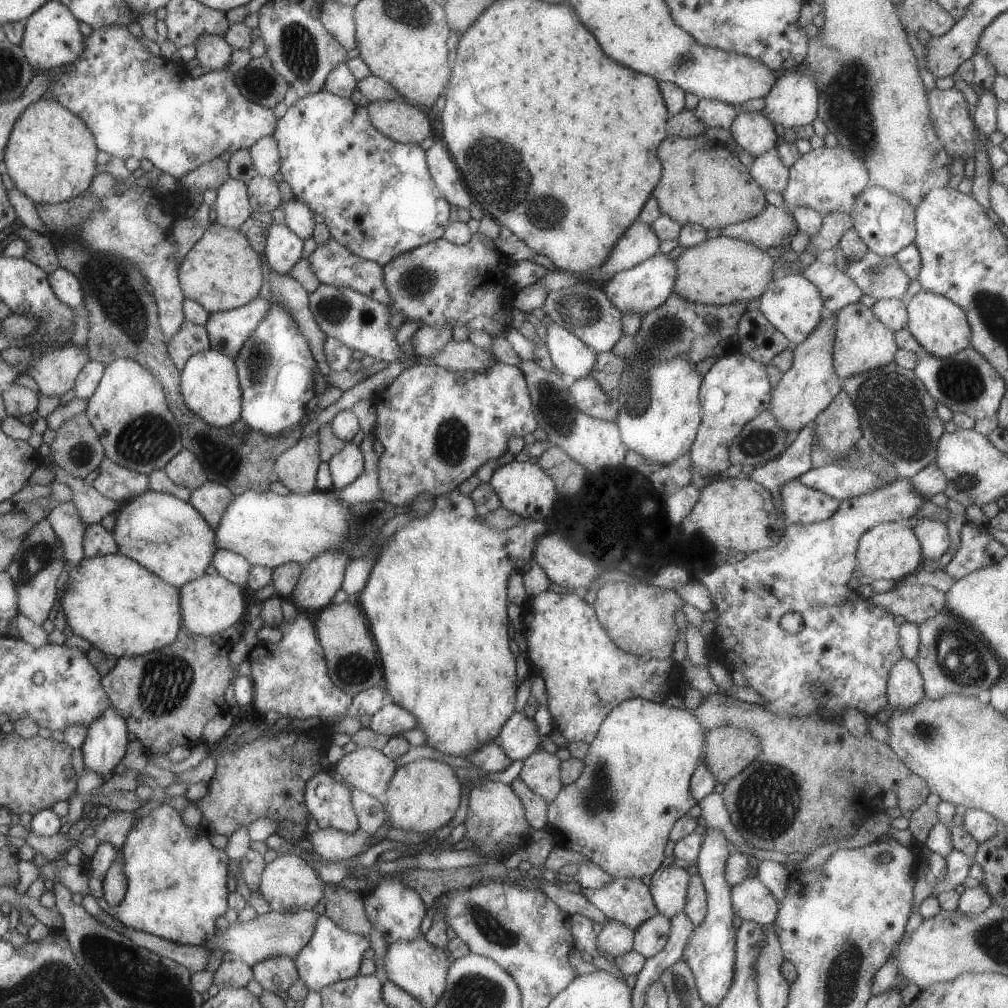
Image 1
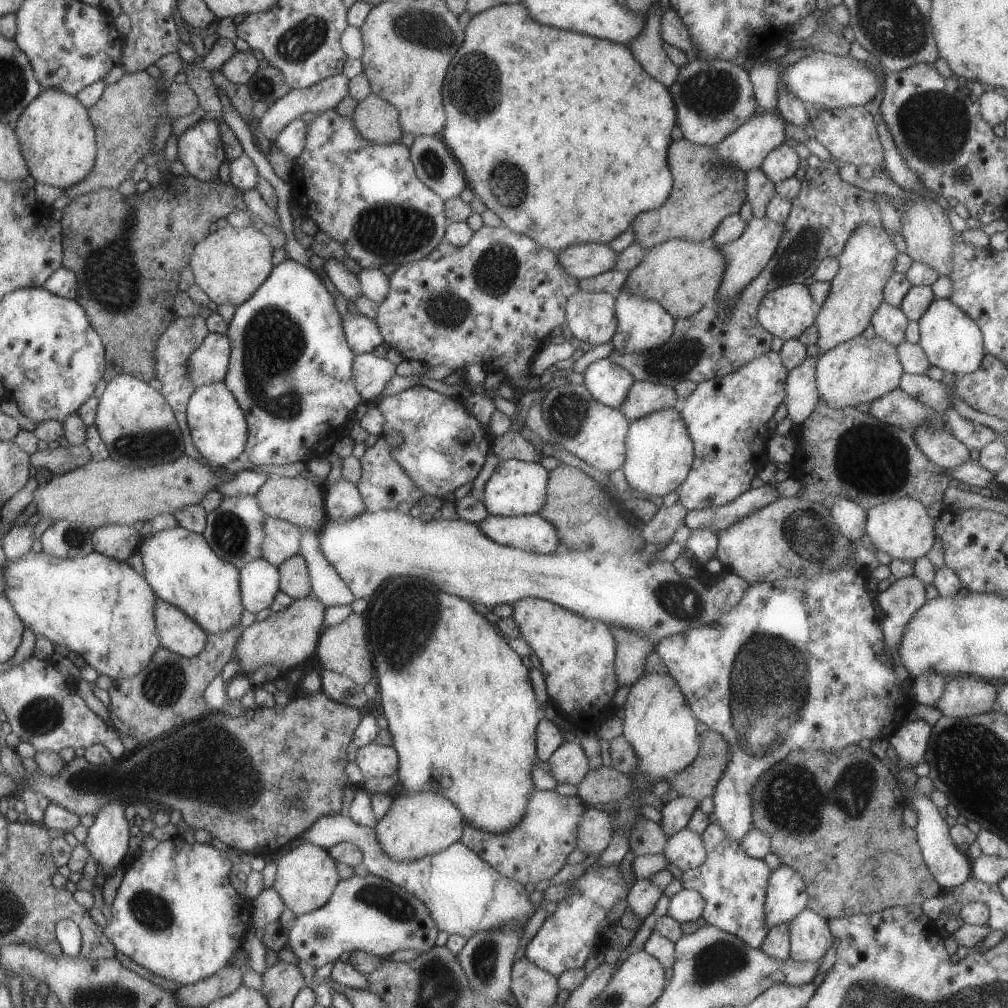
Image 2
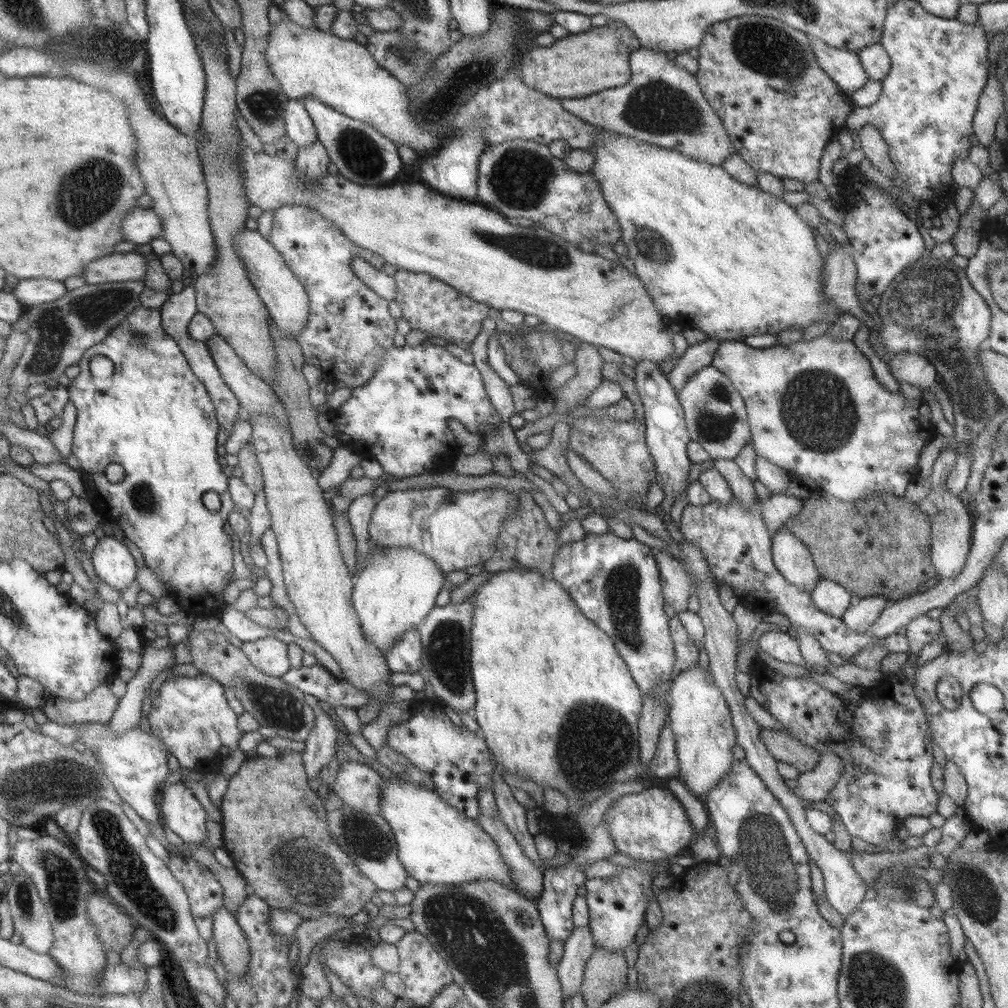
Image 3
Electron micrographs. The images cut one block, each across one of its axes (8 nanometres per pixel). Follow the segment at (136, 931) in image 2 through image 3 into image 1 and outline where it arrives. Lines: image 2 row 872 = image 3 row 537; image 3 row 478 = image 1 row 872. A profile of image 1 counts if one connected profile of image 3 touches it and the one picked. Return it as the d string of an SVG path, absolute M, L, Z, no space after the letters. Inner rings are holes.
M160 803L148 815L138 818L132 824L121 850L115 850L109 842L99 842L90 860L81 865L83 874L87 876L89 892L101 910L126 928L133 928L177 945L203 945L216 930L215 918L222 916L228 908L226 902L228 859L223 849L218 850L211 846L208 837L199 825L185 826L180 812L173 806ZM117 852L121 852L123 856L121 864L126 879L126 890L123 900L117 906L108 906L103 897L103 876L109 864L115 860Z

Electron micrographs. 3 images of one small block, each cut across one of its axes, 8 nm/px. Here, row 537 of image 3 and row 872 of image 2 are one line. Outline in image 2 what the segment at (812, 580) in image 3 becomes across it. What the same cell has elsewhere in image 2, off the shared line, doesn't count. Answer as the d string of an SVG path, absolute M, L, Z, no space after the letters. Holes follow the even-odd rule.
M781 864L770 872L763 906L764 924L767 929L789 923L802 909L808 897L799 874Z

